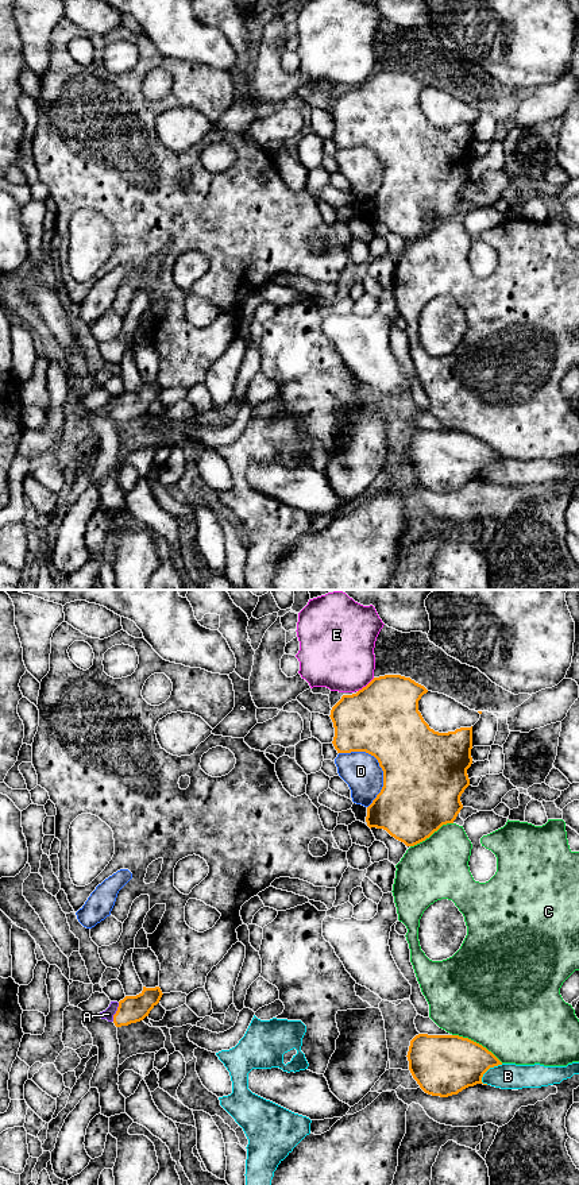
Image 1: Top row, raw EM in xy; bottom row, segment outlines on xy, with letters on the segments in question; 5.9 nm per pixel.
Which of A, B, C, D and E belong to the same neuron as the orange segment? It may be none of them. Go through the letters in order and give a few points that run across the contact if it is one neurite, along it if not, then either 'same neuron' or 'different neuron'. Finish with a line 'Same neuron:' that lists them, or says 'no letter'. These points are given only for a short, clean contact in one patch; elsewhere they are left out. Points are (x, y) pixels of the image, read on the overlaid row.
A: line xy (132, 1008), (116, 1012), (108, 1014); same neuron
B: different neuron
C: different neuron
D: different neuron
E: different neuron
Same neuron: A

